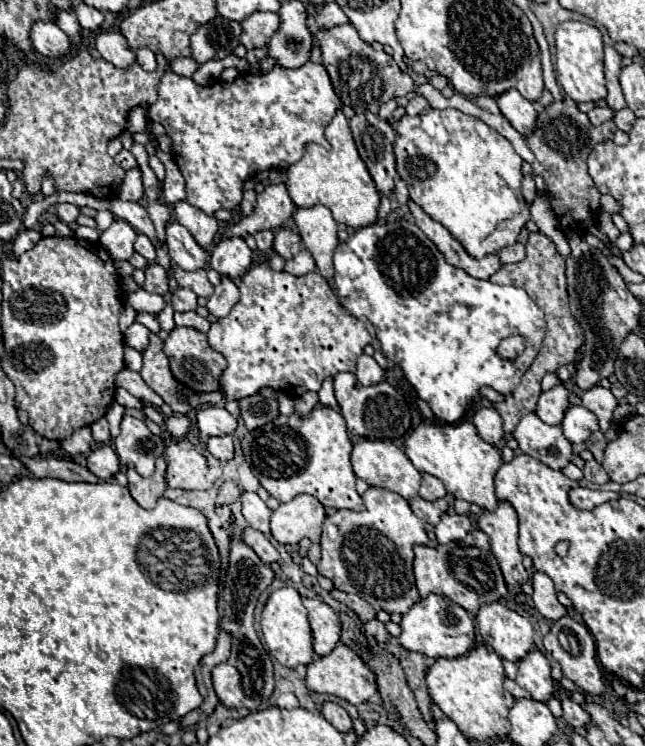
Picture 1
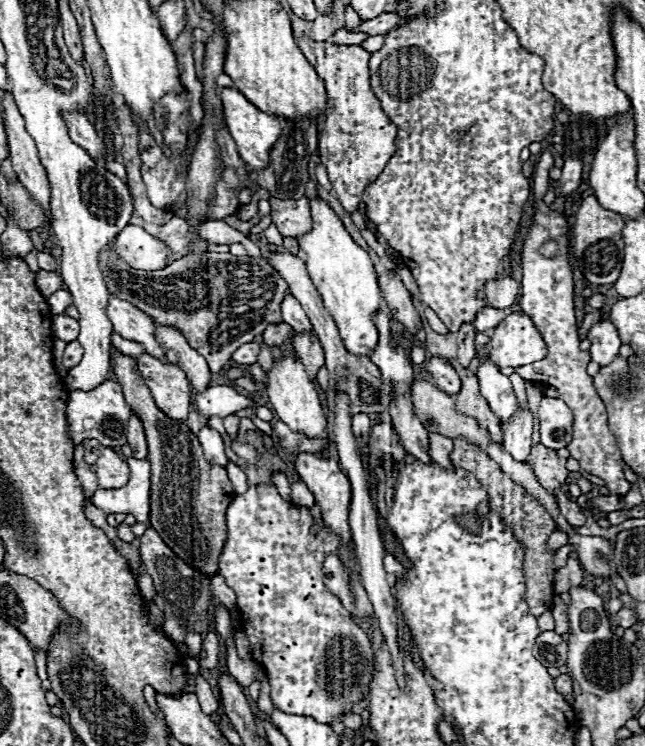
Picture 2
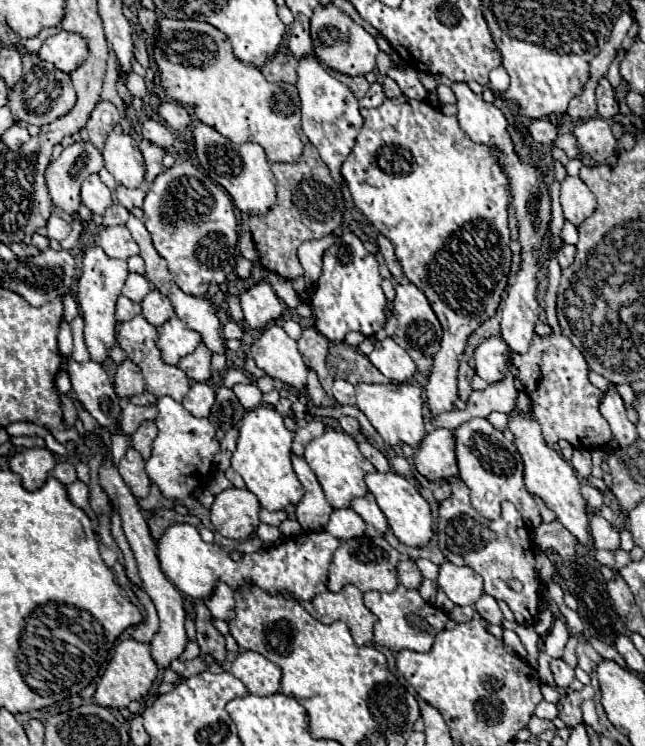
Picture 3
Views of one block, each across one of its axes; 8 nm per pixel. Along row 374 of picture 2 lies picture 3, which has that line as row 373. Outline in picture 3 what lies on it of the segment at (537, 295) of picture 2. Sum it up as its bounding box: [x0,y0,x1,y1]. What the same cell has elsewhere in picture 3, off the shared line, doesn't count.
[512,336,612,450]

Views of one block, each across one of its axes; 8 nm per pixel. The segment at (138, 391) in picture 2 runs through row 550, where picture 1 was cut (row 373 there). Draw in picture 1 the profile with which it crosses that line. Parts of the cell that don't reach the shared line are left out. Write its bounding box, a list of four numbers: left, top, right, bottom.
[164,328,226,392]

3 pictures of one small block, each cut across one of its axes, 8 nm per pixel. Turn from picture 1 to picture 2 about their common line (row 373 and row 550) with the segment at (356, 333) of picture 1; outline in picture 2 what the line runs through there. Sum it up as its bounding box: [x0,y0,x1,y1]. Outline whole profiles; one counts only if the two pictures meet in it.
[218,484,376,724]

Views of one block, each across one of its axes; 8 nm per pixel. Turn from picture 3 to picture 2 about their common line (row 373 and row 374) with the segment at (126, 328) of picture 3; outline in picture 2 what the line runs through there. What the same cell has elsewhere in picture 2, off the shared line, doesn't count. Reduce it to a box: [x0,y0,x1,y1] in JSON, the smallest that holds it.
[136,354,190,420]

